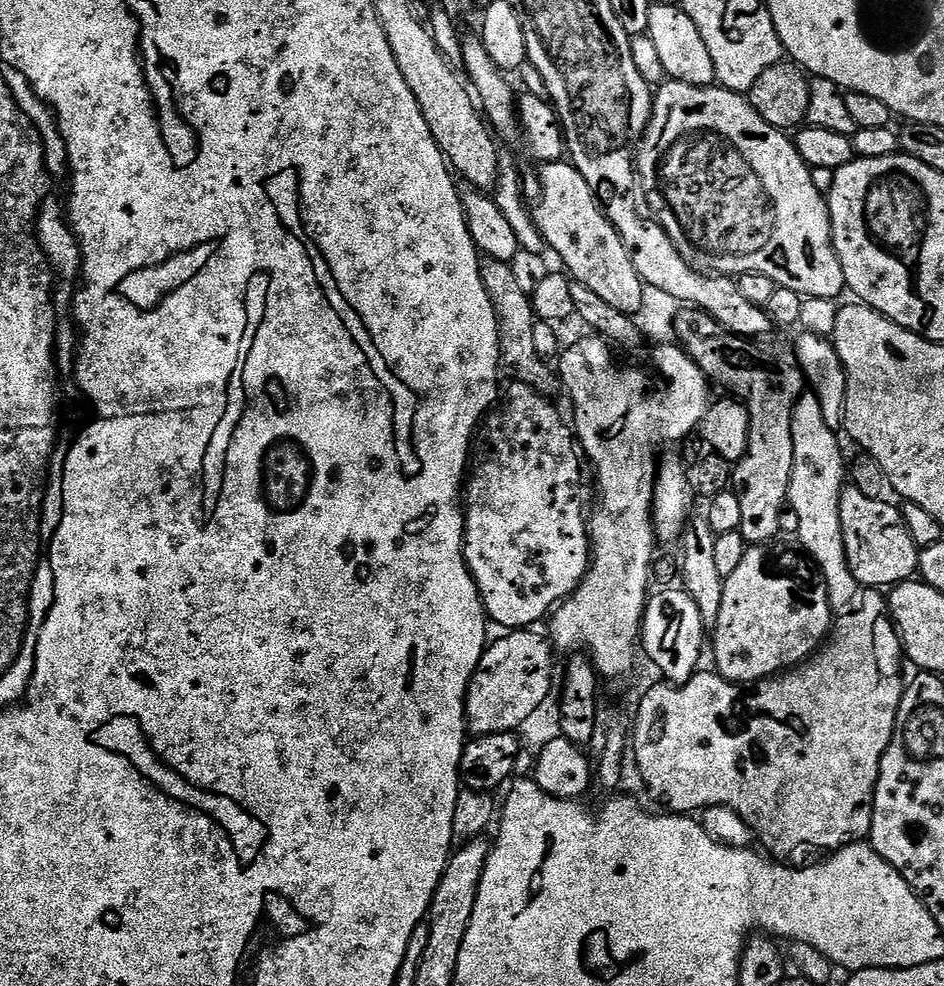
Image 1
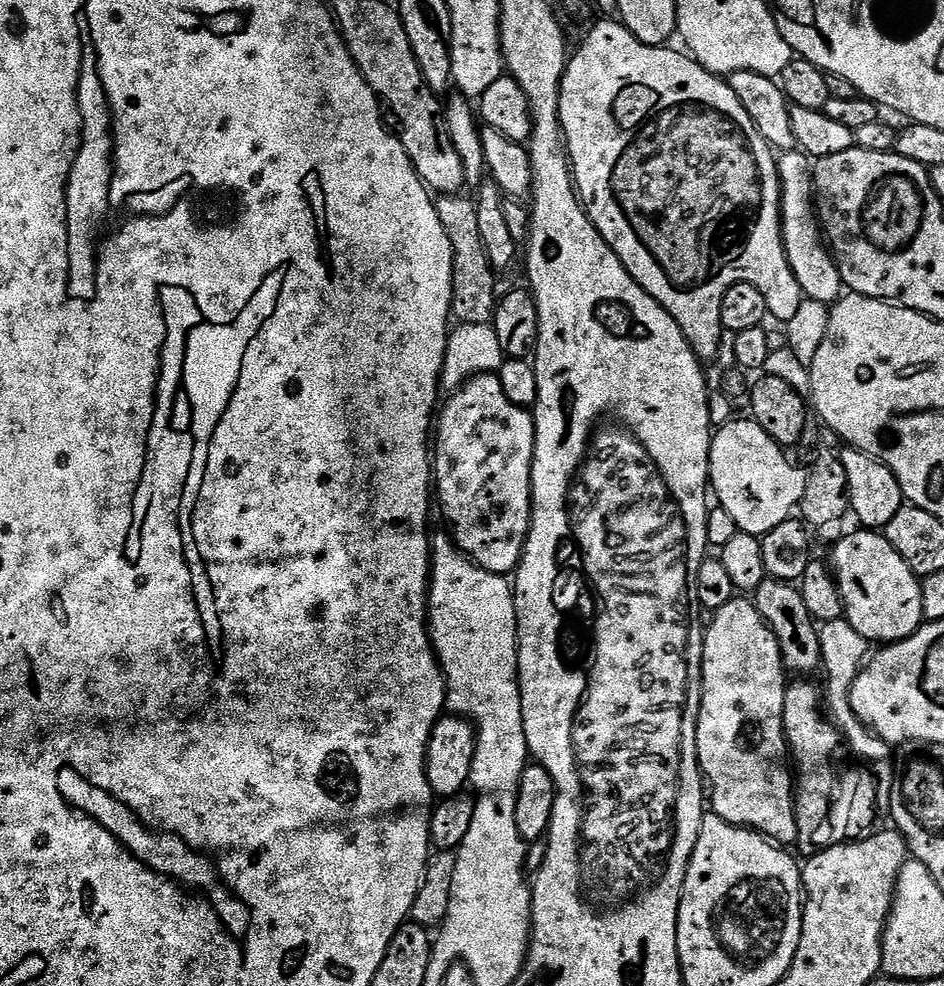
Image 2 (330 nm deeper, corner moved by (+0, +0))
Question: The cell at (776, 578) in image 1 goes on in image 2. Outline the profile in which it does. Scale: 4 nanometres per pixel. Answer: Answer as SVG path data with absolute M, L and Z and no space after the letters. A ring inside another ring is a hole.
M734 598L719 608L711 619L712 624L710 620L704 633L702 690L696 727L696 753L700 759L700 771L710 789L711 811L739 828L751 828L777 845L795 845L798 826L794 776L787 768L790 749L784 738L786 669L780 647L751 599Z

